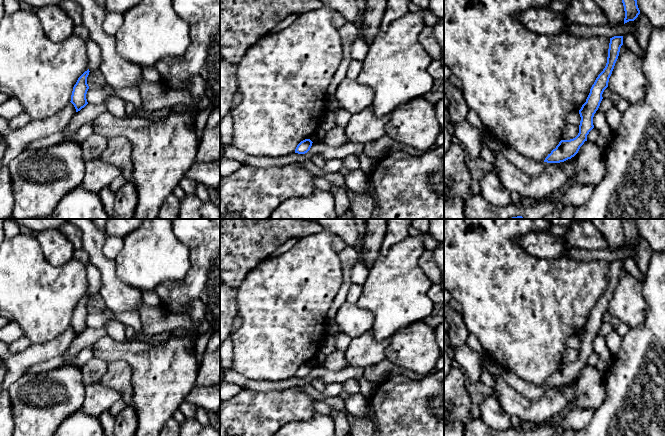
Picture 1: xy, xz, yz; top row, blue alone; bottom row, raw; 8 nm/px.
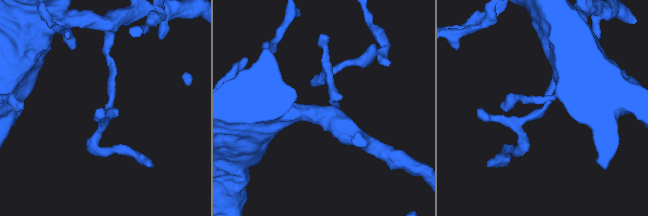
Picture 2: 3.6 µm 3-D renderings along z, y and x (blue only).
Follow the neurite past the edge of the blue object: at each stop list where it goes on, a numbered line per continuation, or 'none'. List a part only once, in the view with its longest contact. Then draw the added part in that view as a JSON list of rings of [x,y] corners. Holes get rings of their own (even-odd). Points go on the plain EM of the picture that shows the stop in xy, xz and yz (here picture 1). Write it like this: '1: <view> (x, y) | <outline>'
none

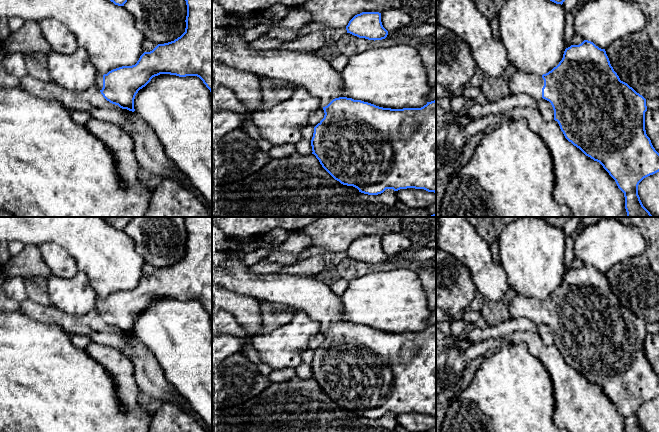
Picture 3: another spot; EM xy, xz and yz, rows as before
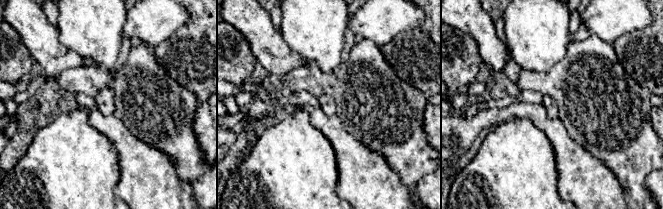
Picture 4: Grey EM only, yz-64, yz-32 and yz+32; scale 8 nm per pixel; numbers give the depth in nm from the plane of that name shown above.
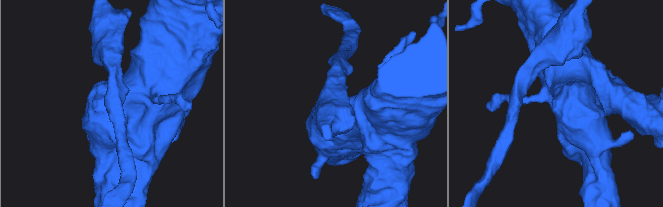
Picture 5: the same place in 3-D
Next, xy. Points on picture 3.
1: xy (99, 305) | [[[98,299],[97,304],[96,304],[97,312],[98,314],[102,314],[103,312],[103,299]]]

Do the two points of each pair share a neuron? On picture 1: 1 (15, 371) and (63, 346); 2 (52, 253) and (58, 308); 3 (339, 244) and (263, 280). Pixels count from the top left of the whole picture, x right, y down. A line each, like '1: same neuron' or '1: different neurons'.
1: same neuron
2: different neurons
3: different neurons

